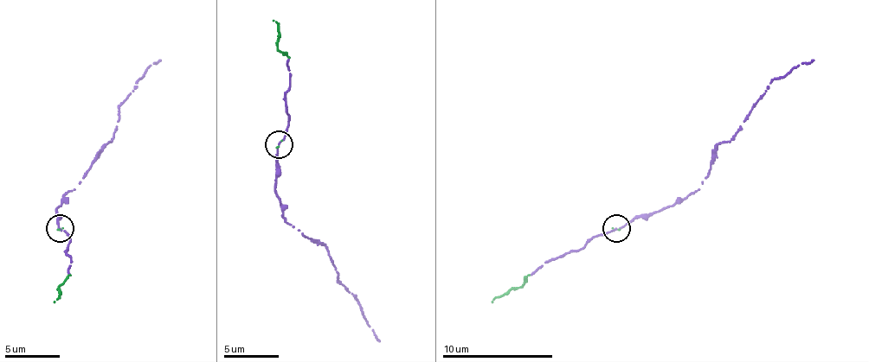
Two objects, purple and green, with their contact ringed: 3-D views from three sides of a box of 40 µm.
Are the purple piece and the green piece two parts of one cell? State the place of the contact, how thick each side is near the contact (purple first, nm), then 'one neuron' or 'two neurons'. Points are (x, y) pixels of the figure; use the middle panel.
at (279, 144); 130 nm thick on the purple side, 100 nm on the other; one neuron

